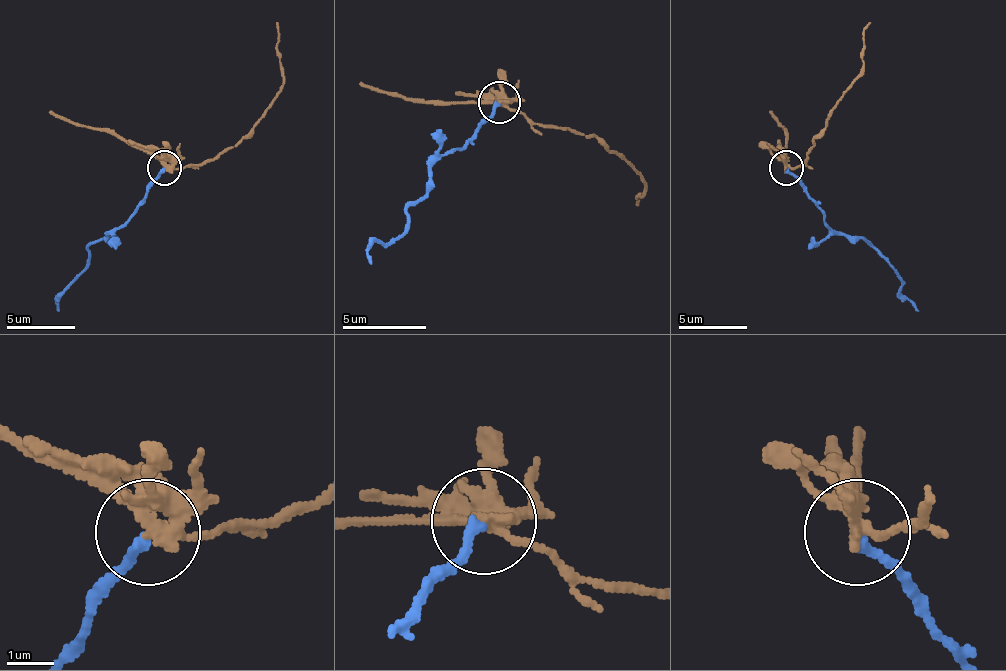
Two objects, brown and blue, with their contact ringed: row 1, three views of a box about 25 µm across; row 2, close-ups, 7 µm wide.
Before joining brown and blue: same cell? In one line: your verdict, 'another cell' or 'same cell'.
another cell

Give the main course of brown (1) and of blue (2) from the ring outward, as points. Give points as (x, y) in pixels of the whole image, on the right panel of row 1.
1: (785, 168), (806, 161), (813, 141), (826, 127), (851, 82), (861, 72), (864, 30), (871, 23)
2: (788, 168), (833, 230), (861, 237), (889, 265), (902, 292), (920, 310)

